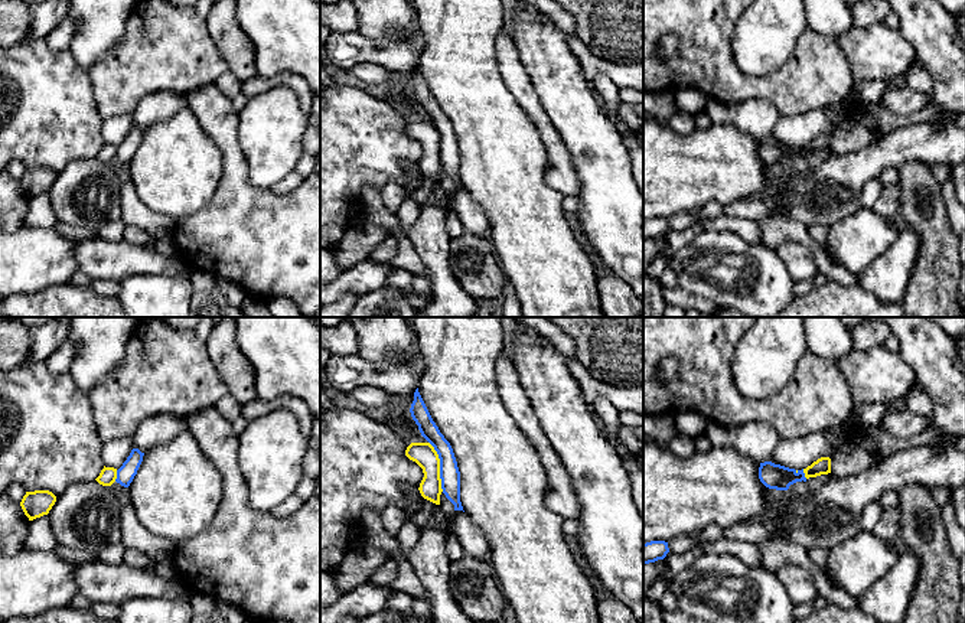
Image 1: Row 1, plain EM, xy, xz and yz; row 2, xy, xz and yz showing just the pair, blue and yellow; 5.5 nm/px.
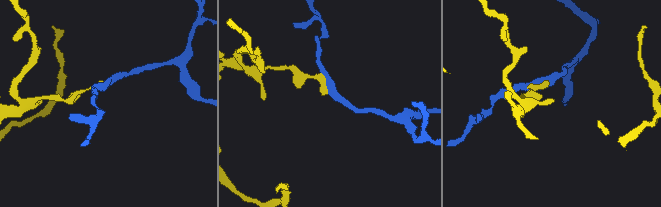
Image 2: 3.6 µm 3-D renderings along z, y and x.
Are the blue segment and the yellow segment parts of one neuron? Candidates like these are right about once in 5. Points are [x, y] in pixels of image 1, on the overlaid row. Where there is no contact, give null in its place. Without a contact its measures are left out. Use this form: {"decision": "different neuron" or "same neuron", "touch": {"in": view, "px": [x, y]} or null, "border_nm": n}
{"decision": "different neuron", "touch": {"in": "xz", "px": [440, 466]}, "border_nm": 300}

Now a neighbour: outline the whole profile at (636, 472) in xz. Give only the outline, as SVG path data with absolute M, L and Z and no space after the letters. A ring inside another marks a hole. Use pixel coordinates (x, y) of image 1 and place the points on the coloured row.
M635 454L627 459L627 464L630 467L632 498L643 518L643 469L639 466Z

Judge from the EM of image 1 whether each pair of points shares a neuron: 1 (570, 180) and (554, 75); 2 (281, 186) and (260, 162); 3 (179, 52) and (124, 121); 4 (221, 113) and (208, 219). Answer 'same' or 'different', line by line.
1: different
2: different
3: different
4: same

